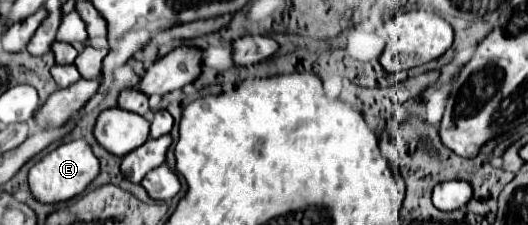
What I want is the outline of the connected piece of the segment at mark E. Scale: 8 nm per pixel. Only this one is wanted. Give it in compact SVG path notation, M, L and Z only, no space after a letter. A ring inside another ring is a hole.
M77 139L71 143L61 143L29 169L29 189L39 203L61 203L81 195L97 175L99 175L97 157L83 139Z

